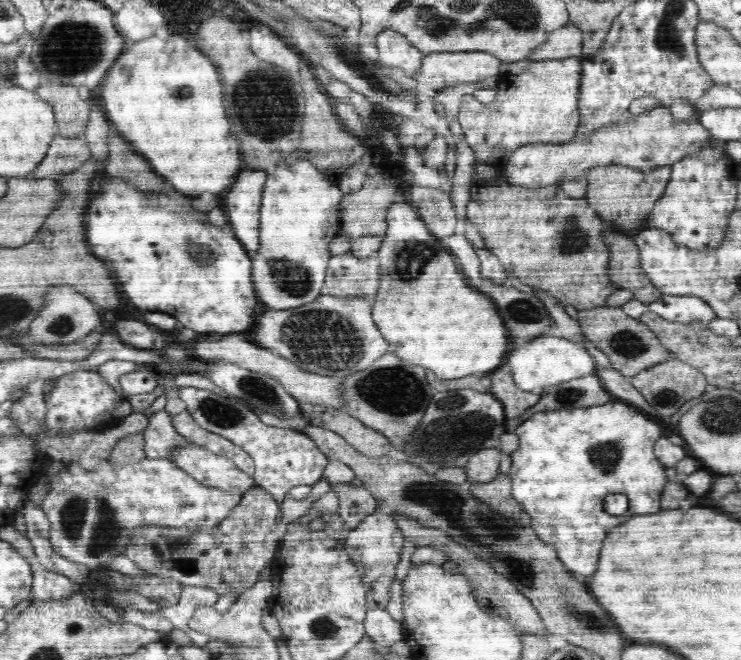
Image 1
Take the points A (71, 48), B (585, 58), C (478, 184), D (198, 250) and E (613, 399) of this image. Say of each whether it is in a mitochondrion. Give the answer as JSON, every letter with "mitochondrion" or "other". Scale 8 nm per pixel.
{"A":"mitochondrion","B":"other","C":"other","D":"mitochondrion","E":"other"}

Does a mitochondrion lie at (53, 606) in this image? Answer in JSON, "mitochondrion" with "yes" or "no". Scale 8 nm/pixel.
{"mitochondrion":"no"}

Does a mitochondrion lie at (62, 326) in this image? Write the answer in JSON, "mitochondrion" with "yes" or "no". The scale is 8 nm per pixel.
{"mitochondrion":"yes"}

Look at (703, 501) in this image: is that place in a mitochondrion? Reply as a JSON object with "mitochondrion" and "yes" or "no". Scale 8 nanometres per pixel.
{"mitochondrion":"no"}

